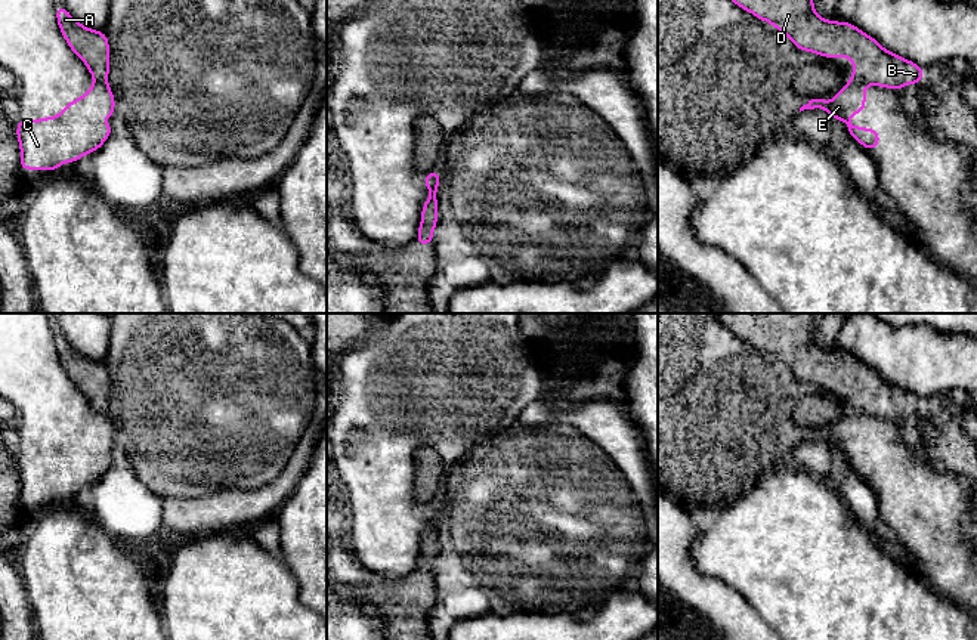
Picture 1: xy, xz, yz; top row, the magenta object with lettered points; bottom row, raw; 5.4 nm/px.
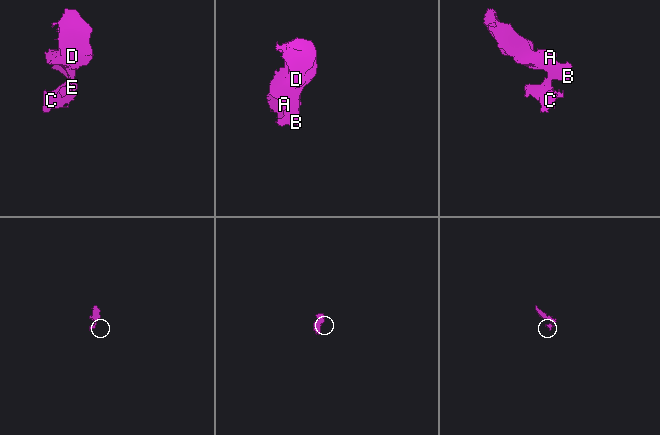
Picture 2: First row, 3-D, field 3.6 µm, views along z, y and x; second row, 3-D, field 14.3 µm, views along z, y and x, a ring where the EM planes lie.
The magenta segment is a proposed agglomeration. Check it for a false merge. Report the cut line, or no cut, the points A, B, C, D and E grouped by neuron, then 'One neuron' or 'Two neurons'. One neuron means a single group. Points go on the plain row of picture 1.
Split along yz (855, 410), (868, 414). Groups: A B D / C E. Two neurons

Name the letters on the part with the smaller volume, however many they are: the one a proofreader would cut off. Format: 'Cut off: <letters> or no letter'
Cut off: C, E

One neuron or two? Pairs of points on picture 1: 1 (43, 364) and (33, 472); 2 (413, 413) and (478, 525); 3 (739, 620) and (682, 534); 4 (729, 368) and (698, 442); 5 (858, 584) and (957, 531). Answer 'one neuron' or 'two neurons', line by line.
1: one neuron
2: two neurons
3: one neuron
4: one neuron
5: two neurons

